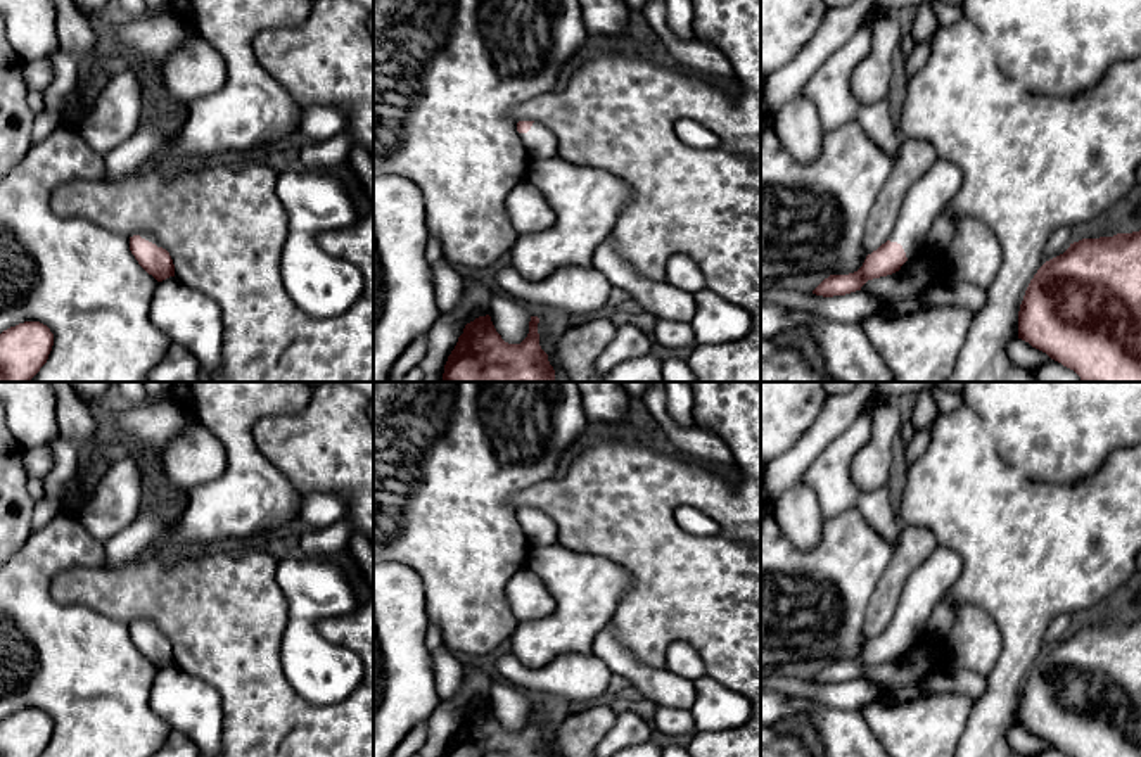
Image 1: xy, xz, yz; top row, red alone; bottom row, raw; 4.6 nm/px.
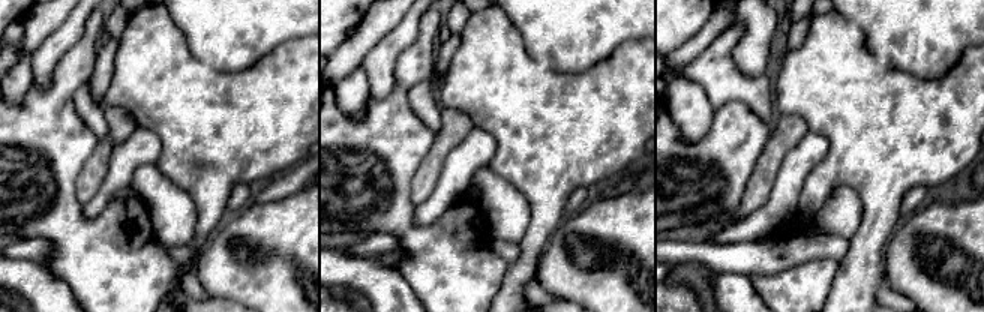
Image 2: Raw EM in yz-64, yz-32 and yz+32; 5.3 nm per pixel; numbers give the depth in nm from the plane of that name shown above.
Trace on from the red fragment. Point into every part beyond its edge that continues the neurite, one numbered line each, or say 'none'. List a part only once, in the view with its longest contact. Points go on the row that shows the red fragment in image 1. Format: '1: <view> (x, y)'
1: yz (934, 190)

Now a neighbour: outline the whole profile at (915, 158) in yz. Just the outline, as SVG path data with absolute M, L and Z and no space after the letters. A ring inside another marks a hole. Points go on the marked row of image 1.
M901 138L892 171L866 219L863 249L868 254L885 244L897 223L906 192L935 164L935 149L918 138Z

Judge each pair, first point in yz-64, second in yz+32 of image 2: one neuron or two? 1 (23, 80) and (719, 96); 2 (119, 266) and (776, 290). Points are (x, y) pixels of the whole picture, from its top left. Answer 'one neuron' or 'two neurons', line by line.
1: two neurons
2: one neuron

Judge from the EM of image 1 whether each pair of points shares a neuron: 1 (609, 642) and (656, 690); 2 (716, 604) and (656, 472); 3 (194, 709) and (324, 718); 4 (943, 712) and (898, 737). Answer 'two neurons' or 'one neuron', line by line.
1: one neuron
2: one neuron
3: two neurons
4: one neuron

